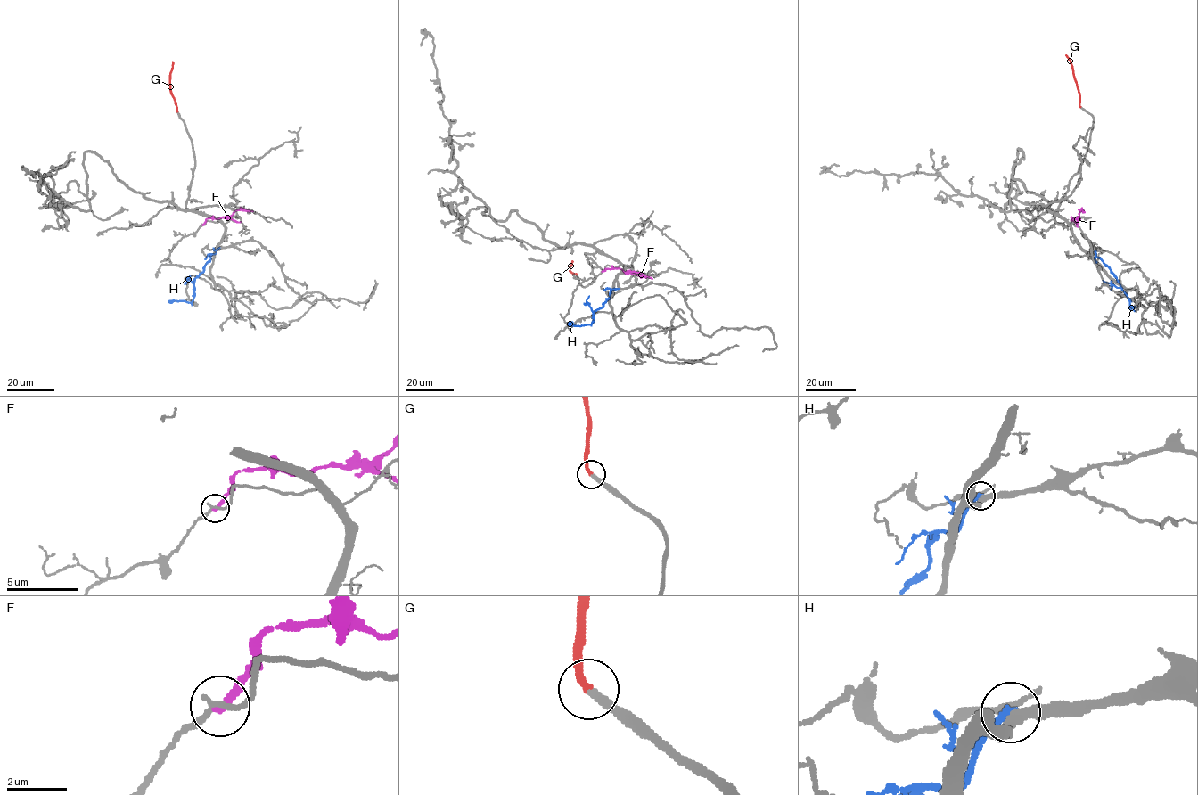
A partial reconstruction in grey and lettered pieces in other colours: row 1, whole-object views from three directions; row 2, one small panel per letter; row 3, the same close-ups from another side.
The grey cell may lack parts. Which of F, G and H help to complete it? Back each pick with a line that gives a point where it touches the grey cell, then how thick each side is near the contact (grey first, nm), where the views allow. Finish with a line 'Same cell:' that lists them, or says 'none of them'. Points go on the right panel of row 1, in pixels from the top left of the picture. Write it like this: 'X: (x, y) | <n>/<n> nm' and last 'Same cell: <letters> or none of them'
G: (1080, 107) | 280/280 nm
Same cell: G

